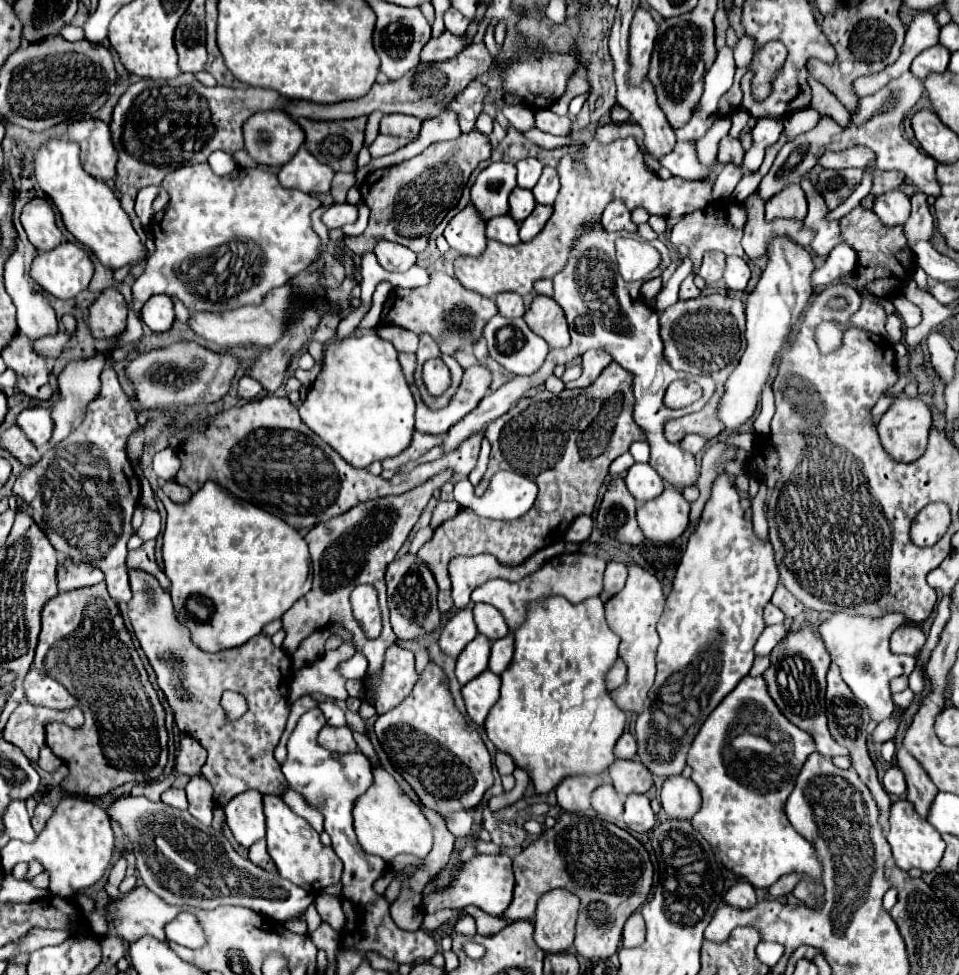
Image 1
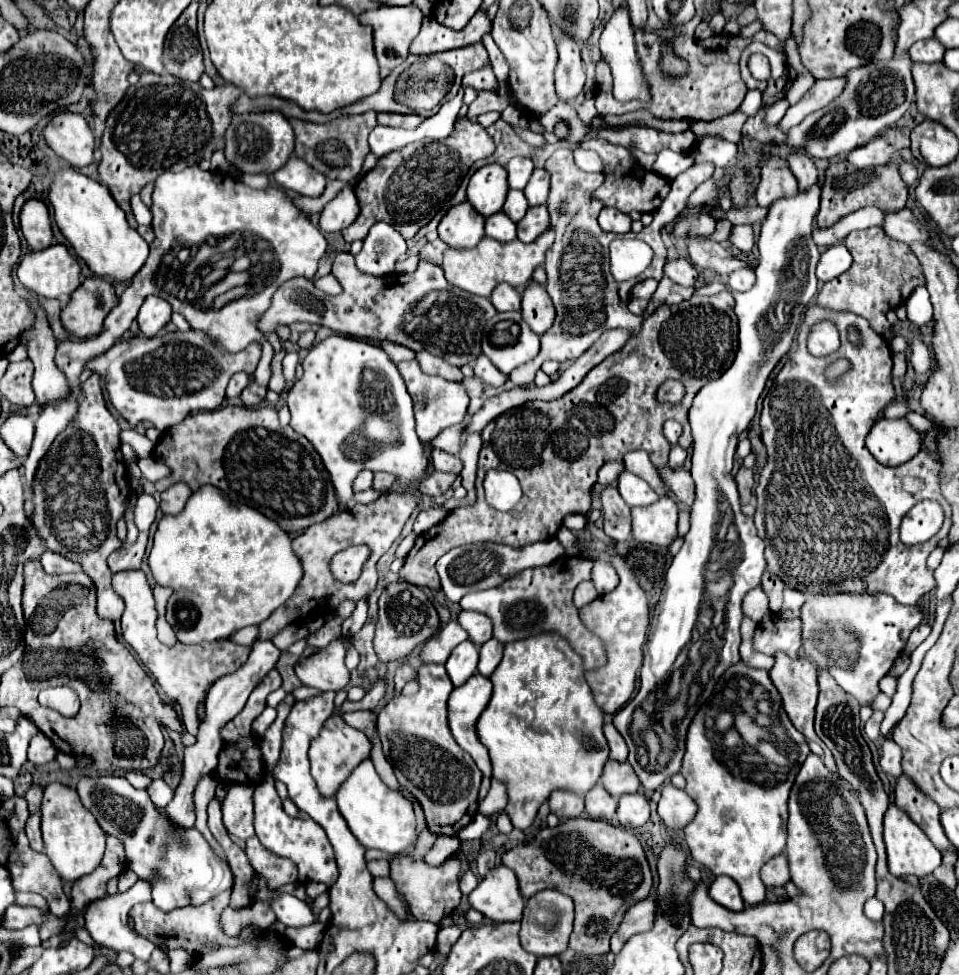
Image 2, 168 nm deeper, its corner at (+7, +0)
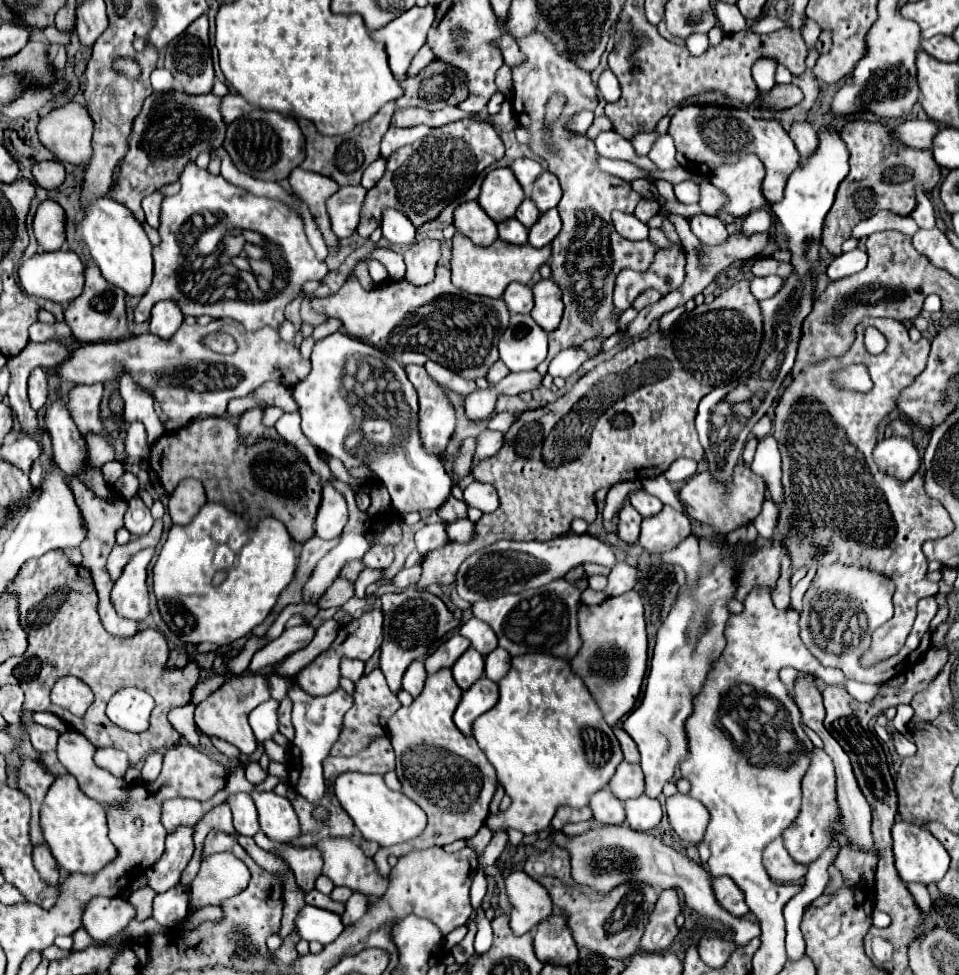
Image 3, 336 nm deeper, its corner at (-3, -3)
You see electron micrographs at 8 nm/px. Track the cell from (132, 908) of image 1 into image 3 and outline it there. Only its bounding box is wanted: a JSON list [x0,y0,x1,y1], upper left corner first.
[192,852,250,910]

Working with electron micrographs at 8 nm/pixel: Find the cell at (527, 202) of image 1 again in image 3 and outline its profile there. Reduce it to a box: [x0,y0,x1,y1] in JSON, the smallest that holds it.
[516,198,540,228]

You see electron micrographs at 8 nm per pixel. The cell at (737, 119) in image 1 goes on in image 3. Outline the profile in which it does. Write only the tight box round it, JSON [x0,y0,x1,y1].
[710,154,766,218]

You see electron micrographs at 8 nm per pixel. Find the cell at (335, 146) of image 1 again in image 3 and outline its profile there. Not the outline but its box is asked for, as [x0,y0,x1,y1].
[298,102,394,186]

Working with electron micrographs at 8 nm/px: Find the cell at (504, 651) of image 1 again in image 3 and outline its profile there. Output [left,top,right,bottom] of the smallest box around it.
[484,648,510,682]

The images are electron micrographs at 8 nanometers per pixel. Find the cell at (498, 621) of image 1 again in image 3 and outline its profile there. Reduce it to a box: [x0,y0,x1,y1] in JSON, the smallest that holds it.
[460,618,498,656]

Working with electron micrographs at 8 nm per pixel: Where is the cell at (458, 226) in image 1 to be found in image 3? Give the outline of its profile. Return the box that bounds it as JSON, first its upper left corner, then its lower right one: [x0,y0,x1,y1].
[454,202,498,246]

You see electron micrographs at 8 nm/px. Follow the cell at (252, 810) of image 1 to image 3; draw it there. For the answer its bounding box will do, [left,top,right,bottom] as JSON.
[228,792,260,836]

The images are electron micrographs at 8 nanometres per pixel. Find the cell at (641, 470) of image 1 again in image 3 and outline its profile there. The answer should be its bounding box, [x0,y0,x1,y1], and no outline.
[628,488,662,516]

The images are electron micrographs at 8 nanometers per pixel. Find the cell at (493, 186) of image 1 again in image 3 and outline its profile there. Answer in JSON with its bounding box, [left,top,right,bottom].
[478,168,524,222]

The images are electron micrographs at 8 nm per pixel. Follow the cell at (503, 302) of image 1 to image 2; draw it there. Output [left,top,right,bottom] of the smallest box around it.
[490,283,520,311]

